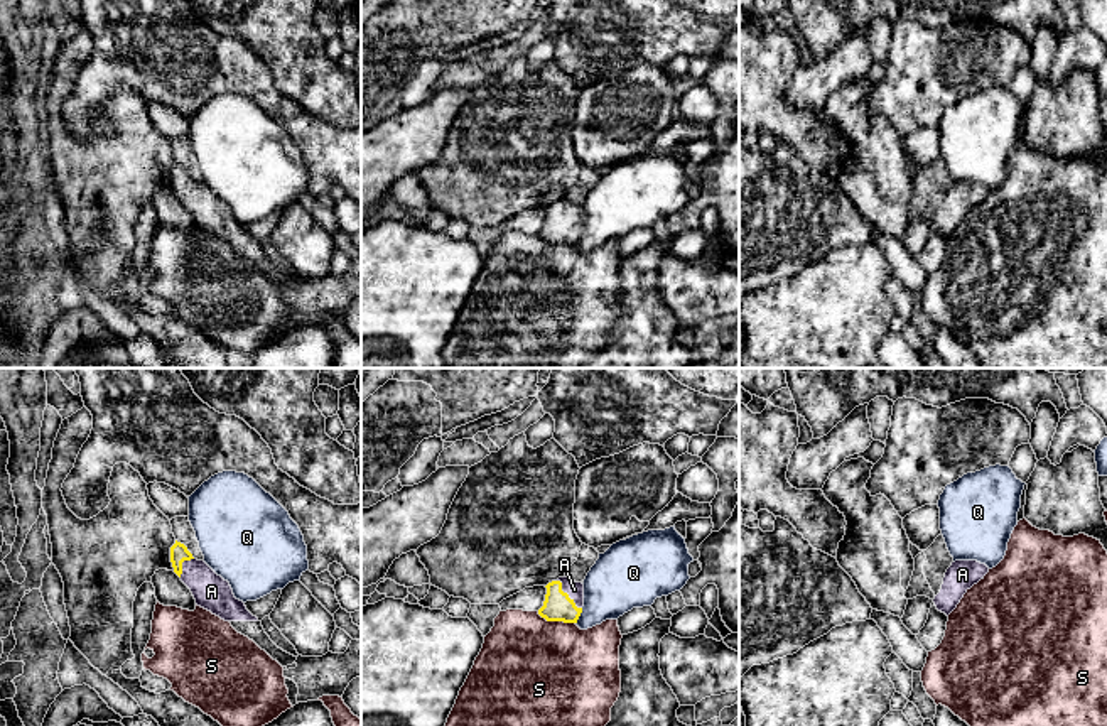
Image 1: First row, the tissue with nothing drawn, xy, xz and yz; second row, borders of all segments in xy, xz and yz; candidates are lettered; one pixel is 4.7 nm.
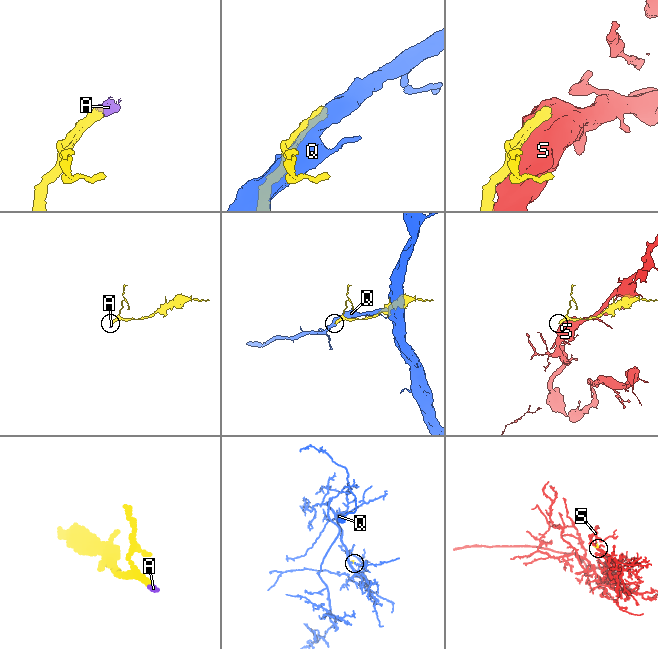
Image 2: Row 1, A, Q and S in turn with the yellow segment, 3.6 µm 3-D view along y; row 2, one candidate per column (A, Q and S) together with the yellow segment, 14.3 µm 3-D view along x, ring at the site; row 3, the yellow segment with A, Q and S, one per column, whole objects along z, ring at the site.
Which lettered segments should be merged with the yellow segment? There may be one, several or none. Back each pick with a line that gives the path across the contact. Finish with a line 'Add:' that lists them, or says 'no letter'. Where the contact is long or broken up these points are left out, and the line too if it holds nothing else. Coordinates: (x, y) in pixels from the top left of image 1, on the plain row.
A: way xz (557, 228), (567, 216), (574, 211)
Add: A

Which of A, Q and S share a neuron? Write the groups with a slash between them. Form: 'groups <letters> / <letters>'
groups A / Q / S

